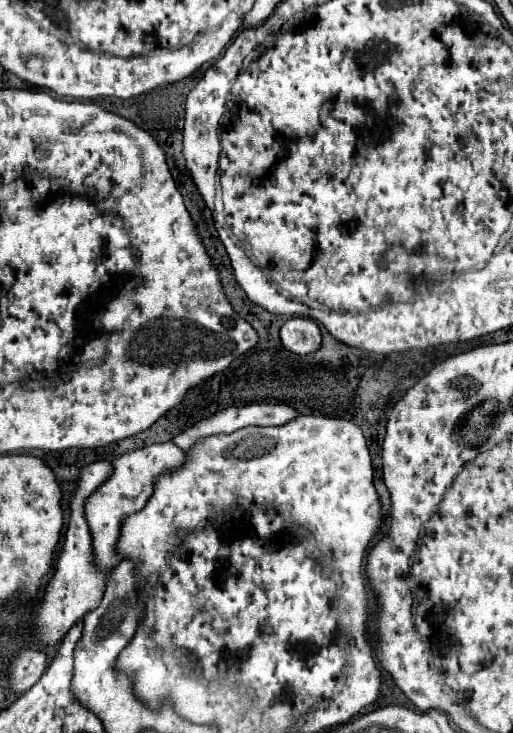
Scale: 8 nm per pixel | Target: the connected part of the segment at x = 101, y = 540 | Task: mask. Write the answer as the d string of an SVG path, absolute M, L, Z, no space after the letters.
M168 441L168 443L136 449L132 453L126 453L126 455L114 459L112 477L102 487L98 487L96 493L92 493L86 501L86 517L88 517L90 531L92 531L92 541L94 541L94 559L104 571L114 569L122 561L122 557L116 551L122 521L128 515L142 511L154 493L154 483L162 475L168 475L168 473L174 473L176 469L180 469L186 463L186 457L188 457L186 451L182 451L176 443Z

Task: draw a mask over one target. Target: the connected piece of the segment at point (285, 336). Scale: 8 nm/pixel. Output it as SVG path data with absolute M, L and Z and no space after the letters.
M290 317L282 325L282 345L298 355L314 353L320 347L320 327L308 317Z

